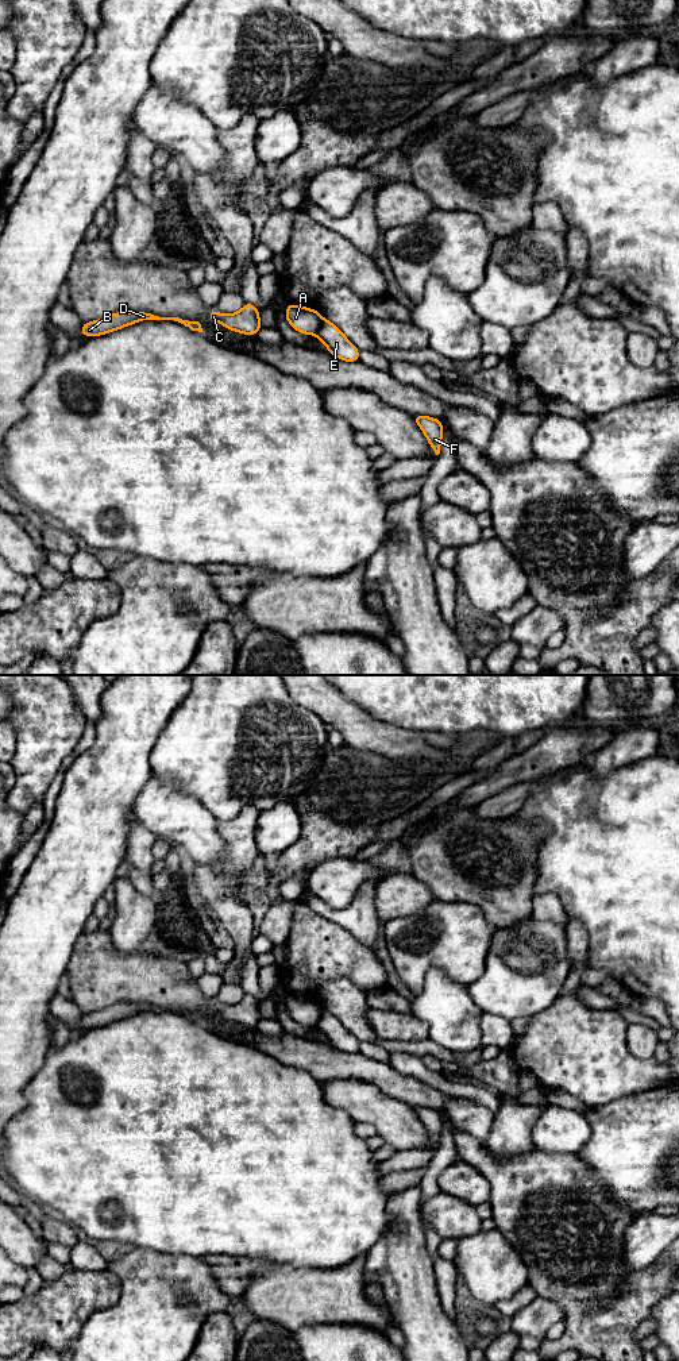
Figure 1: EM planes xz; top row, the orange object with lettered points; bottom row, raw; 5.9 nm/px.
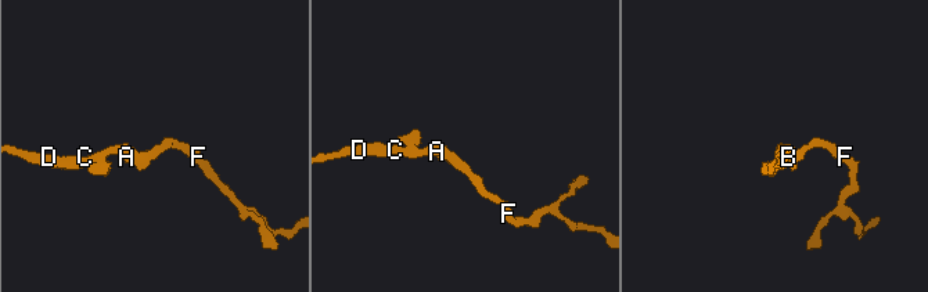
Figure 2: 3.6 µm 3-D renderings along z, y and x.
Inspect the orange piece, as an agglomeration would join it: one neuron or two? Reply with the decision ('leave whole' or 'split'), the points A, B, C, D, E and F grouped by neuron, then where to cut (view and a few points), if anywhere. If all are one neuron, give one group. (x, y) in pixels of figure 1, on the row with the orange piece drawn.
split | A B C D / E F | xz (323, 319), (313, 334)

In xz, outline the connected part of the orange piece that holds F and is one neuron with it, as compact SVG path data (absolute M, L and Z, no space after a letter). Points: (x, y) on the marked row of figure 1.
M414 415L413 419L424 432L435 454L439 455L441 447L441 436L443 436L441 421L439 419L421 416L421 415Z

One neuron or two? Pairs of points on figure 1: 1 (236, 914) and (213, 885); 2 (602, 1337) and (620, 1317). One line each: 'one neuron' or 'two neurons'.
1: one neuron
2: one neuron

